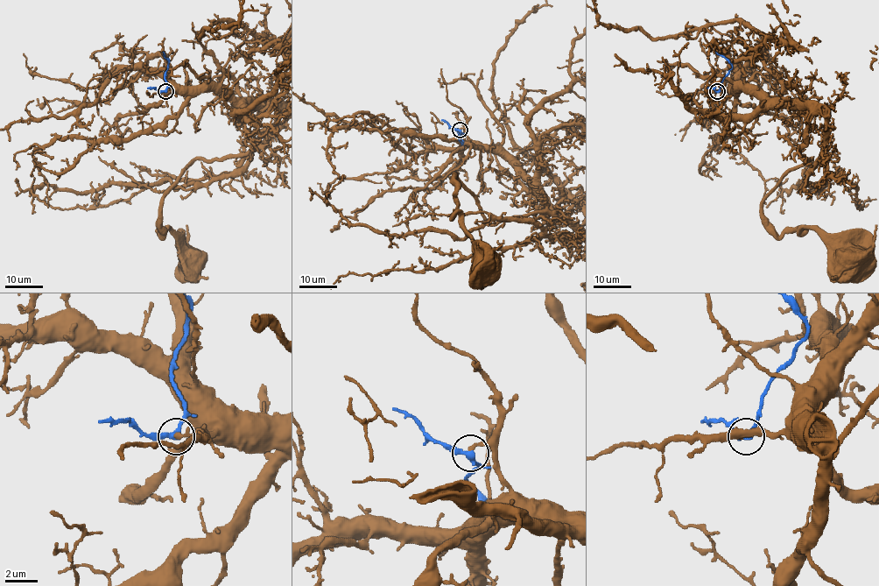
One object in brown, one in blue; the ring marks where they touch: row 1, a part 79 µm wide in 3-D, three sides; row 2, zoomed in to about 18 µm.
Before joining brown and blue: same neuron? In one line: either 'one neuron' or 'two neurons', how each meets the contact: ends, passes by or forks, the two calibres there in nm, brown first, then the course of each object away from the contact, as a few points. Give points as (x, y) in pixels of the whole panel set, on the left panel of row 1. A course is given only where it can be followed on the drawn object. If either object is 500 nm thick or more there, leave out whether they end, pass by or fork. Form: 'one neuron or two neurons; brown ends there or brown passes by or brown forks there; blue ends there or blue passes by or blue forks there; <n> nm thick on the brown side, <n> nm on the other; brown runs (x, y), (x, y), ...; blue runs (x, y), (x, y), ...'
two neurons; brown ends there; blue passes by; 280 nm thick on the brown side, 360 nm on the other; brown runs (165, 91), (227, 89), (274, 112), (263, 144), (193, 162), (164, 198), (162, 236), (167, 229), (191, 259); blue runs (165, 92), (167, 82), (165, 76), (168, 60), (162, 52)

